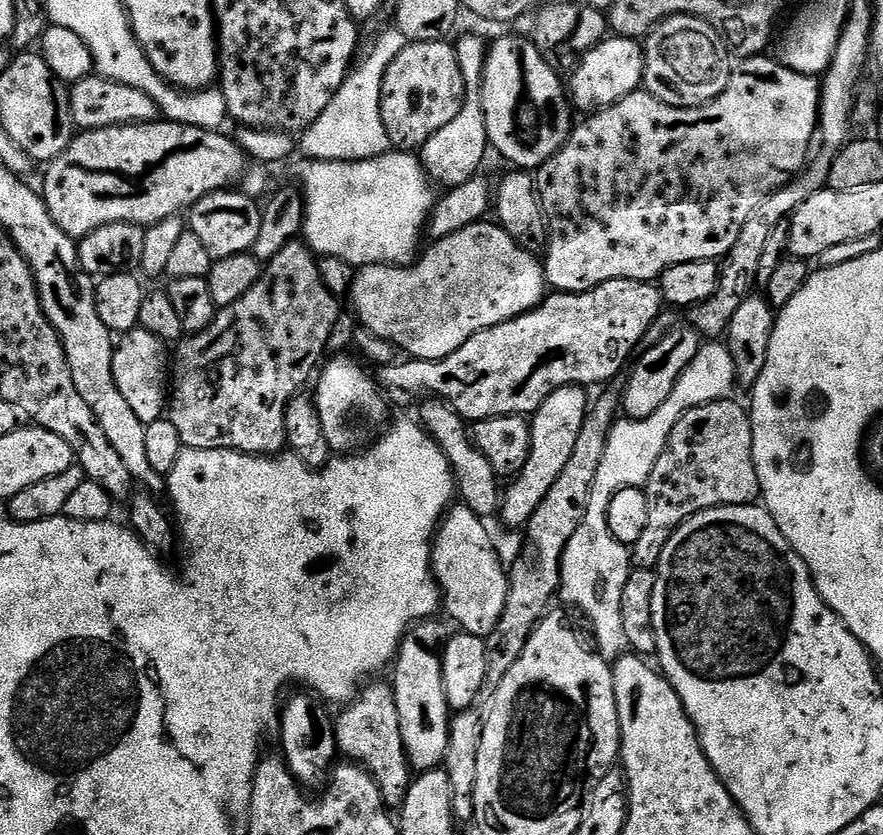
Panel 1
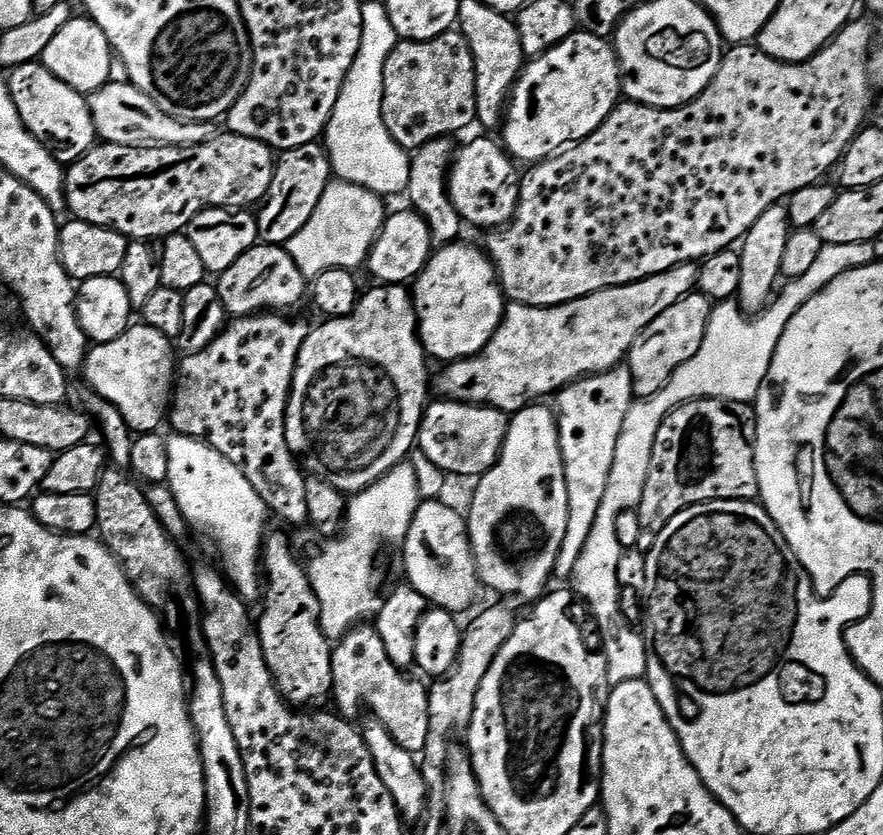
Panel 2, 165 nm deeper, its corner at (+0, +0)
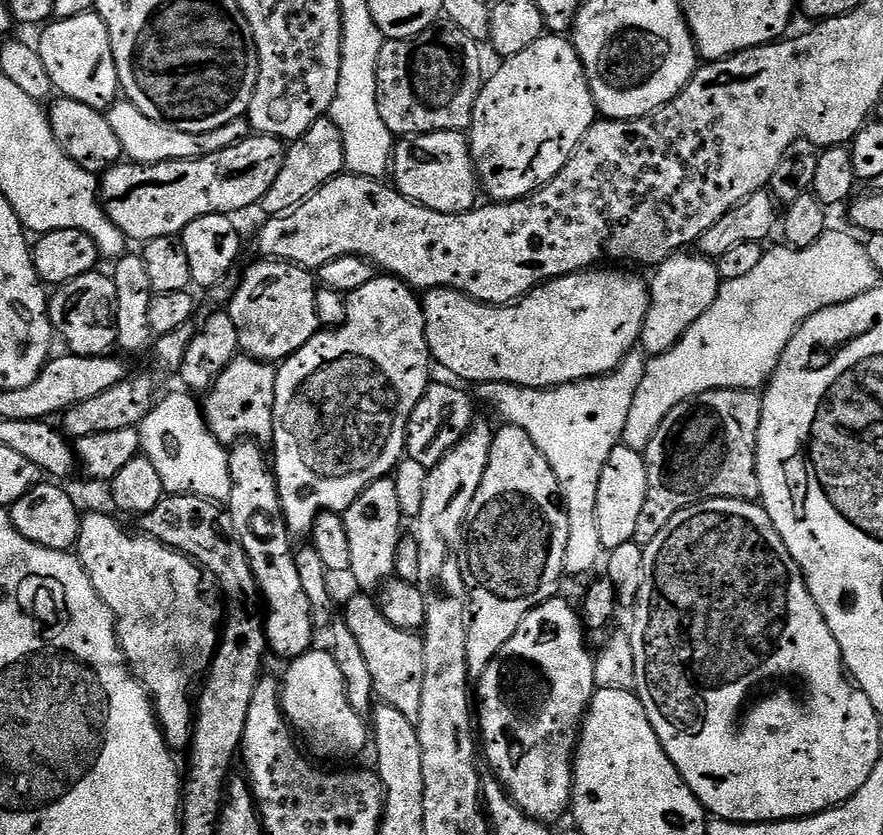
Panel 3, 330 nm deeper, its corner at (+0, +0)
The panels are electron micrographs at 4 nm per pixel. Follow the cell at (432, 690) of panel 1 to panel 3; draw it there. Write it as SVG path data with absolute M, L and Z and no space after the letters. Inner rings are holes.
M395 479L376 480L342 513L350 544L350 576L356 579L357 589L375 593L396 576L395 560L402 537L402 515Z

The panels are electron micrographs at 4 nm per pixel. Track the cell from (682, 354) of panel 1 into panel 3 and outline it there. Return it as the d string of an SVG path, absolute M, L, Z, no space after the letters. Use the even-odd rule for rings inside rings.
M677 254L663 260L655 269L656 277L650 280L648 313L640 331L639 343L649 357L669 352L686 334L686 330L690 330L690 326L698 322L706 310L710 310L720 293L722 281L715 263L699 254L684 255L688 254Z

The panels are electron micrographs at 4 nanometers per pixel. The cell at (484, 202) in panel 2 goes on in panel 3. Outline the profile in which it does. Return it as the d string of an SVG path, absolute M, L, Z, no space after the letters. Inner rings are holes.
M427 132L421 136L405 136L395 145L391 158L390 180L396 191L404 195L408 200L413 200L415 204L426 206L430 210L438 210L442 214L454 214L459 216L462 212L470 212L477 207L479 196L482 196L480 181L476 174L476 165L472 162L472 146L468 142L468 137L464 132Z

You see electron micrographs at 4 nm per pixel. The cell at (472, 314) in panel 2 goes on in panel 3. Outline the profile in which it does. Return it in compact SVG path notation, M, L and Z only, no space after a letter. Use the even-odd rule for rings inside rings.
M585 270L575 272L569 276L559 276L556 280L549 280L548 304L524 304L528 302L513 302L507 306L493 306L482 304L479 300L472 300L463 292L456 292L452 288L434 288L425 291L422 296L424 305L424 321L426 322L426 342L433 361L436 360L448 372L453 372L460 380L469 380L472 386L478 384L517 384L519 388L556 388L559 384L569 384L575 380L589 380L592 376L604 376L614 369L628 357L640 343L640 331L644 325L644 319L648 313L648 301L650 299L650 288L636 276L627 276L627 271L612 270L616 272L600 272L601 270Z

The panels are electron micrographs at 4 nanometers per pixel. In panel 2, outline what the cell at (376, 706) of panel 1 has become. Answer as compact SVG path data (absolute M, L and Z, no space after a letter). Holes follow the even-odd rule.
M357 626L335 641L332 649L332 695L336 700L335 711L345 718L355 717L360 704L369 708L371 715L386 726L392 740L406 751L423 753L426 734L430 734L430 710L428 709L428 688L425 681L411 680L405 669L390 662L386 646L375 627Z

